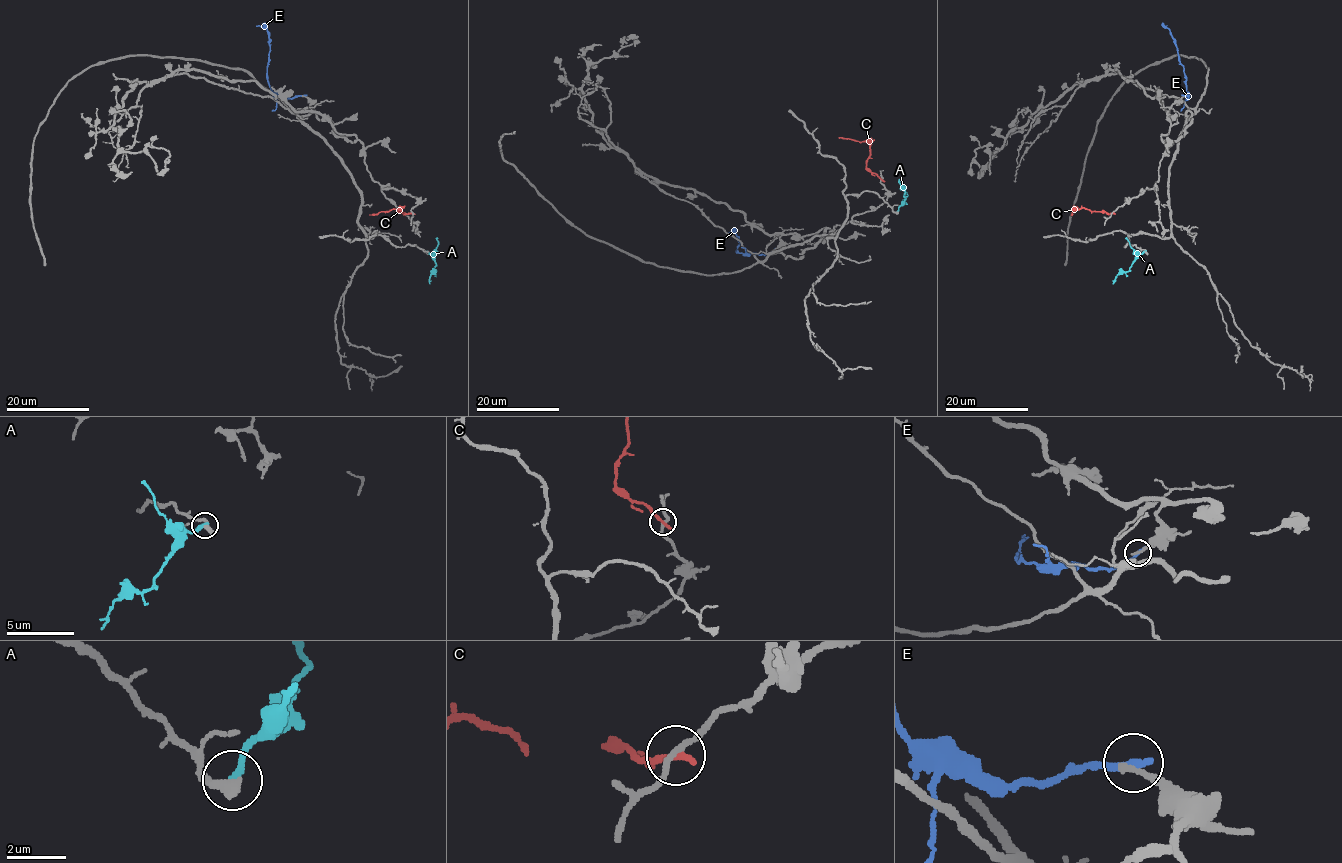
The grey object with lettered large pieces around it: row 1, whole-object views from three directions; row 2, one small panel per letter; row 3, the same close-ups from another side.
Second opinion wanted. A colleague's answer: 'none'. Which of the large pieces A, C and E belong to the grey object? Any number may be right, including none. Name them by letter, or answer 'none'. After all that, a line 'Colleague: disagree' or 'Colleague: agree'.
none
Colleague: agree

